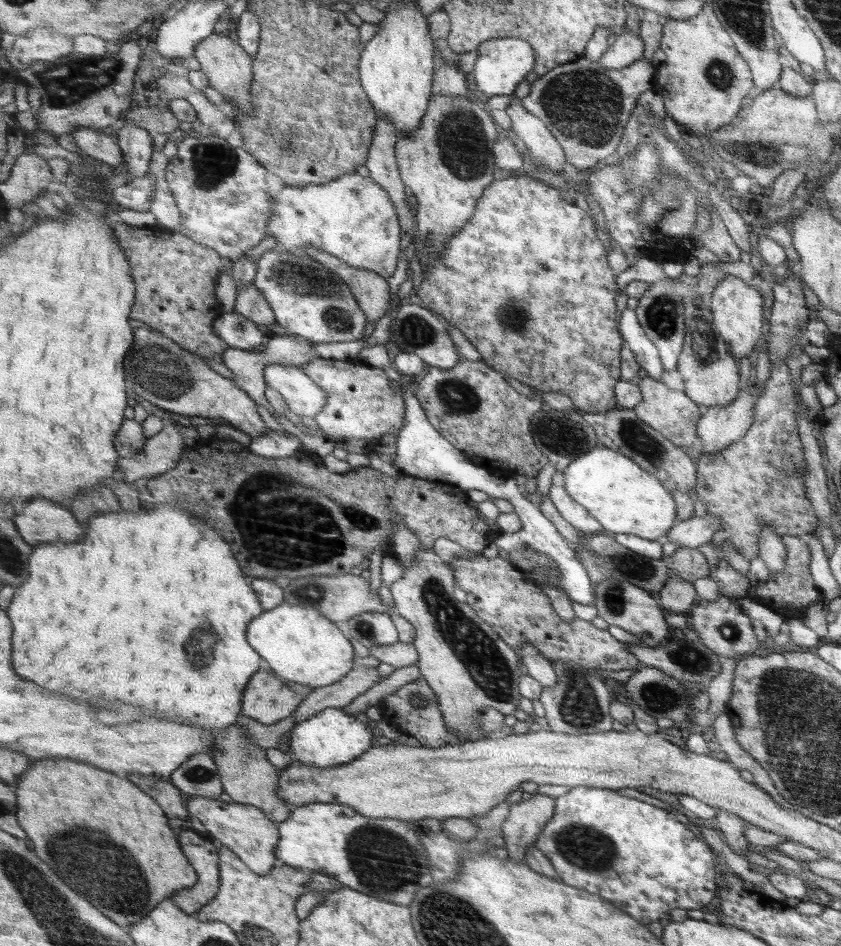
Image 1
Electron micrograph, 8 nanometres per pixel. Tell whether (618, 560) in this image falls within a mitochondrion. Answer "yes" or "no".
yes

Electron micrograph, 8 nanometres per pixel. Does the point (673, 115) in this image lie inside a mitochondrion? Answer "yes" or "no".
no

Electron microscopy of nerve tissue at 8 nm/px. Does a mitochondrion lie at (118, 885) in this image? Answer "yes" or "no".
yes

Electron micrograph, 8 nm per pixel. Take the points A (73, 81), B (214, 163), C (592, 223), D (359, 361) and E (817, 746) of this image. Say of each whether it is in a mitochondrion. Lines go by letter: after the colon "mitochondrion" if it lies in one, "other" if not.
A: mitochondrion
B: mitochondrion
C: other
D: other
E: mitochondrion

